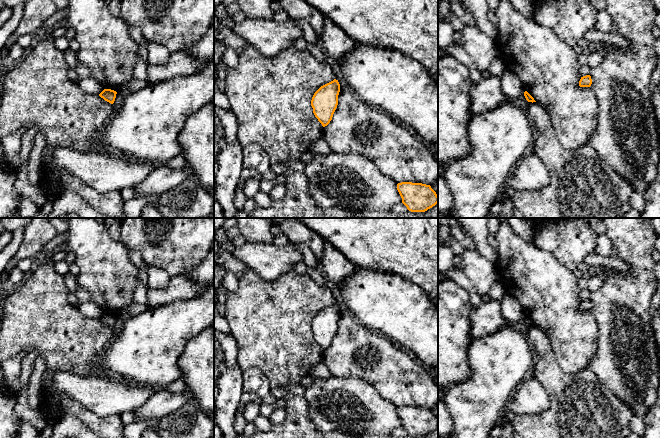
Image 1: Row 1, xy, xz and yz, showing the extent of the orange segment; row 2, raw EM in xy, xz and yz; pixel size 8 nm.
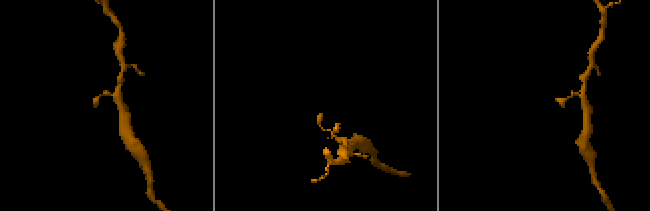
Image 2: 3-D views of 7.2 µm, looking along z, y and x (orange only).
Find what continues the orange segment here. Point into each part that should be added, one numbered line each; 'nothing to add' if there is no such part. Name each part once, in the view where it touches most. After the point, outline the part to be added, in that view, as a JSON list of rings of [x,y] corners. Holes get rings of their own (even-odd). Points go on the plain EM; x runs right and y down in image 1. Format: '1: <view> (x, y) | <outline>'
nothing to add

